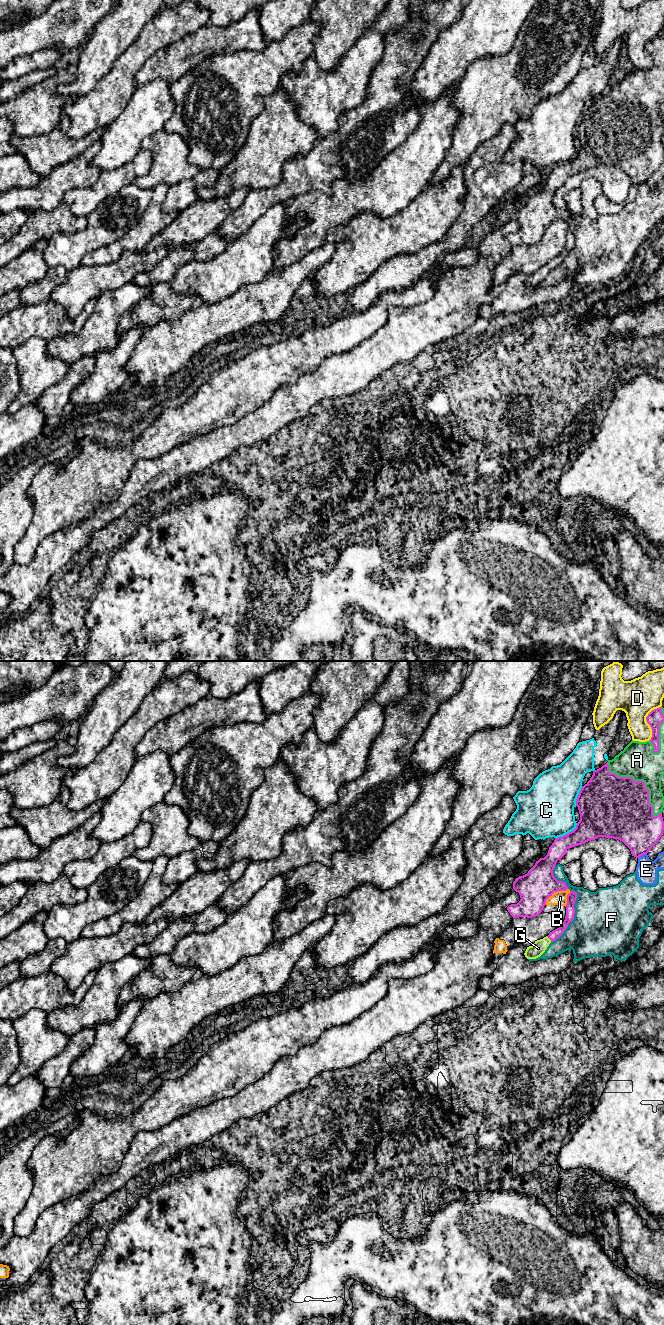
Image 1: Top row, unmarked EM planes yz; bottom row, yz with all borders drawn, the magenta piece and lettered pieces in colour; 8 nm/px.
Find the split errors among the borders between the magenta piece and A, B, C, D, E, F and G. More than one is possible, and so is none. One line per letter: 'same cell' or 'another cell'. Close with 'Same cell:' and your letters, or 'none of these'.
A: same cell
B: another cell
C: another cell
D: another cell
E: another cell
F: another cell
G: same cell
Same cell: A, G

